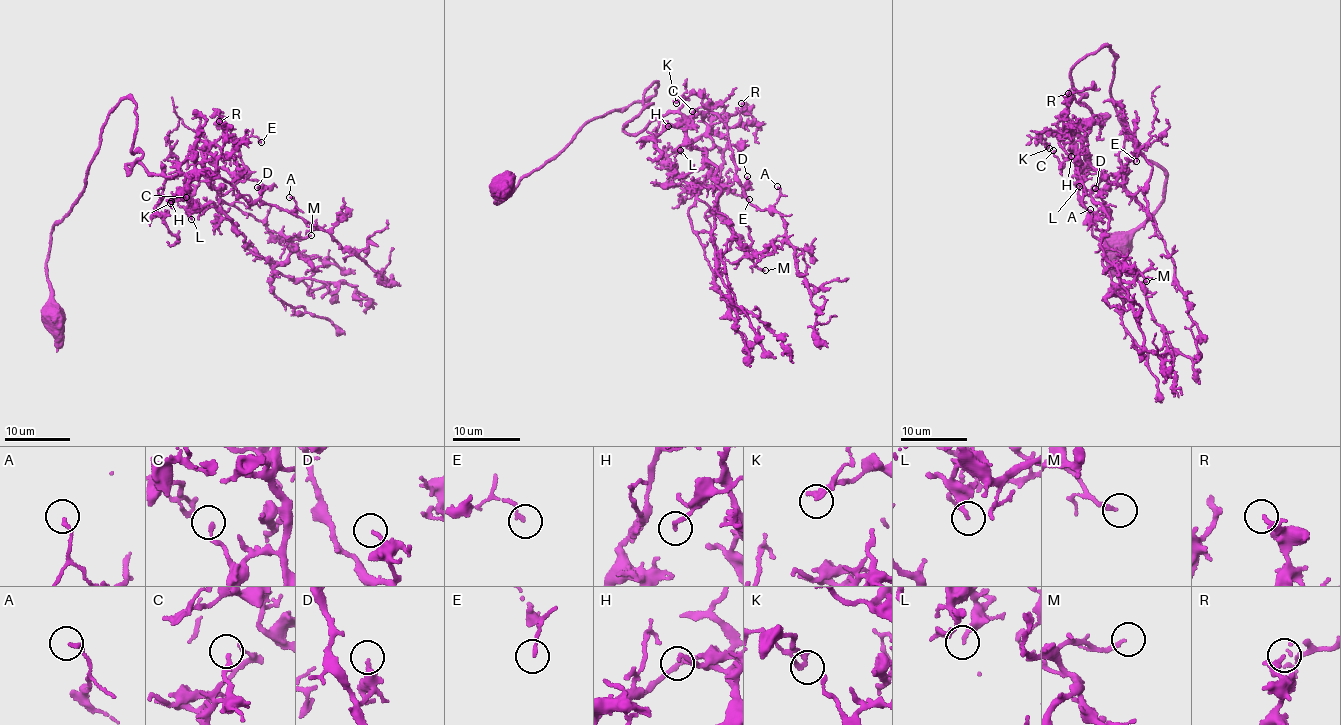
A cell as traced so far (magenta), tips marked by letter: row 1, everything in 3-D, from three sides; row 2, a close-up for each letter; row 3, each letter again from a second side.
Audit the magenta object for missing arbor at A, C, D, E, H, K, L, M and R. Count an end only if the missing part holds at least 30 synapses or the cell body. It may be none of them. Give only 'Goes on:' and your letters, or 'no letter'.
Goes on: M

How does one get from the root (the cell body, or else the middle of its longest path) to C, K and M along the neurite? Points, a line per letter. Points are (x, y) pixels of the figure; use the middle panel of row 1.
C: (502, 182), (495, 202), (590, 119), (655, 94), (653, 81), (628, 134), (671, 112), (685, 132), (692, 111)
K: (502, 182), (495, 202), (590, 119), (655, 94), (653, 81), (628, 134), (707, 109), (694, 93), (676, 103)
M: (502, 182), (495, 202), (653, 81), (625, 130), (681, 114), (716, 167), (717, 211), (765, 270)

